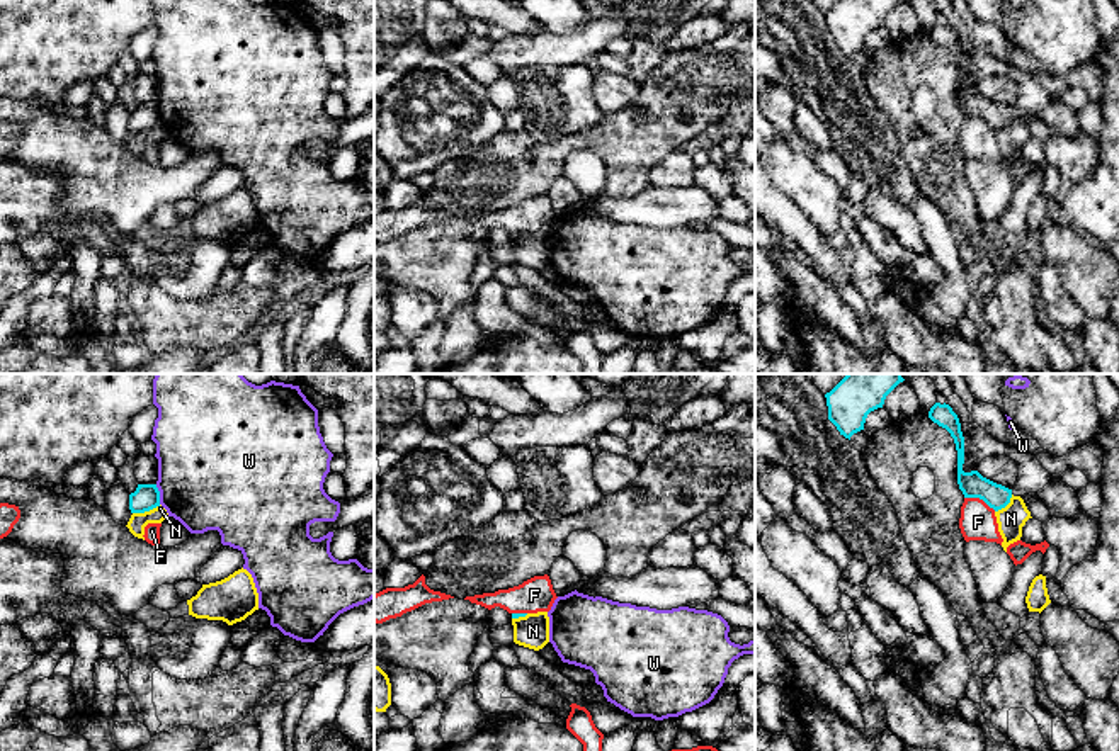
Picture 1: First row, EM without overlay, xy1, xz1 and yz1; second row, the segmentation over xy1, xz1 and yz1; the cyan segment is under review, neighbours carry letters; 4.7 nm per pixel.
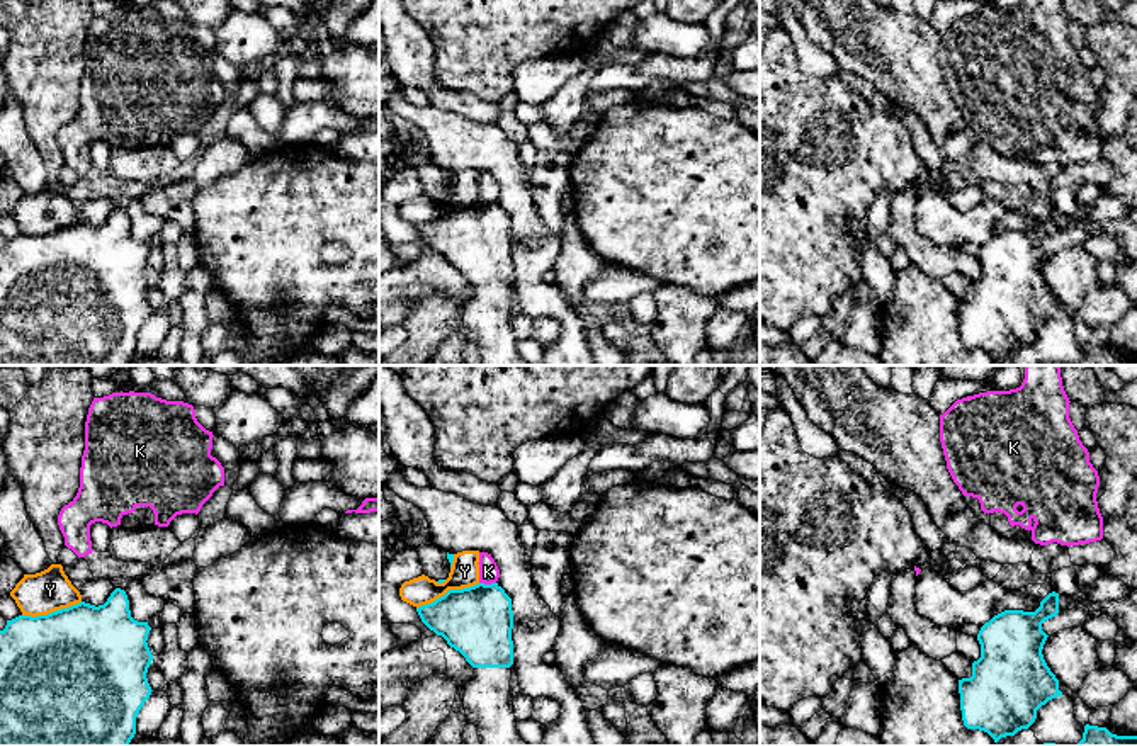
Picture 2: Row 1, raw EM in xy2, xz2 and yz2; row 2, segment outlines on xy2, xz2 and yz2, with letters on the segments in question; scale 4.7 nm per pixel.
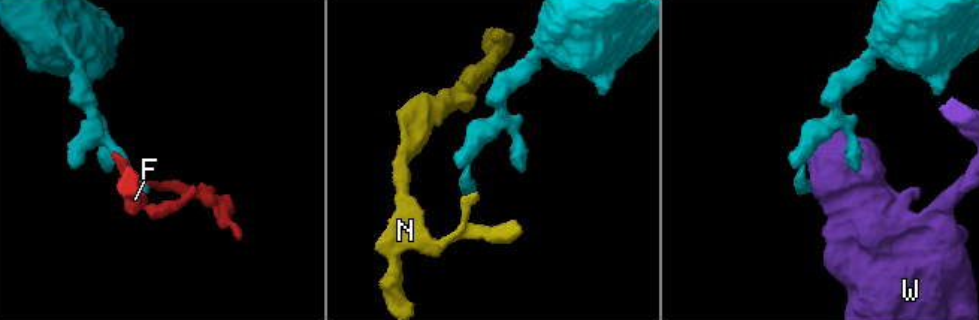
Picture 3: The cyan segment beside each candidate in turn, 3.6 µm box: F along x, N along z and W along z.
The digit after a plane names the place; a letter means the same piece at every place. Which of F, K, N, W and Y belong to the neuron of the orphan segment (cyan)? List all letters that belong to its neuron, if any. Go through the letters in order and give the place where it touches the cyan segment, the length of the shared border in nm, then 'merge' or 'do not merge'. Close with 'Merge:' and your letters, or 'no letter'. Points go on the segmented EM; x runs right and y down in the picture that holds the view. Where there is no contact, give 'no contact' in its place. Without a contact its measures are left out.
F: meets cyan in yz1 at (980, 498); contact 170 nm long; do not merge
K: meets cyan in xz2 at (488, 585); contact 80 nm long; do not merge
N: meets cyan in xy1 at (147, 510); contact 140 nm long; do not merge
W: meets cyan in xy1 at (159, 495); contact 100 nm long; do not merge
Y: meets cyan in xz2 at (449, 590); contact 320 nm long; do not merge
Merge: no letter

